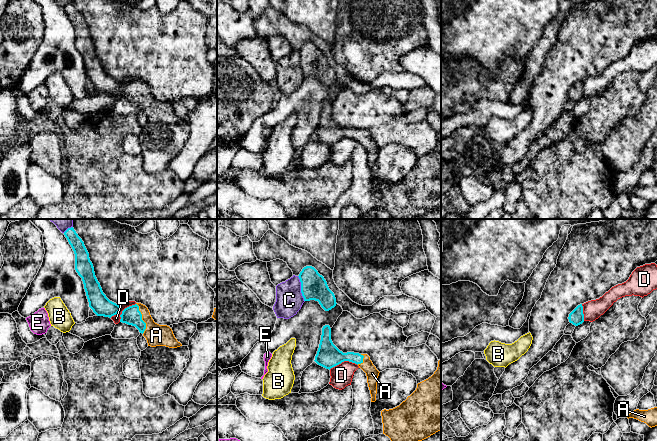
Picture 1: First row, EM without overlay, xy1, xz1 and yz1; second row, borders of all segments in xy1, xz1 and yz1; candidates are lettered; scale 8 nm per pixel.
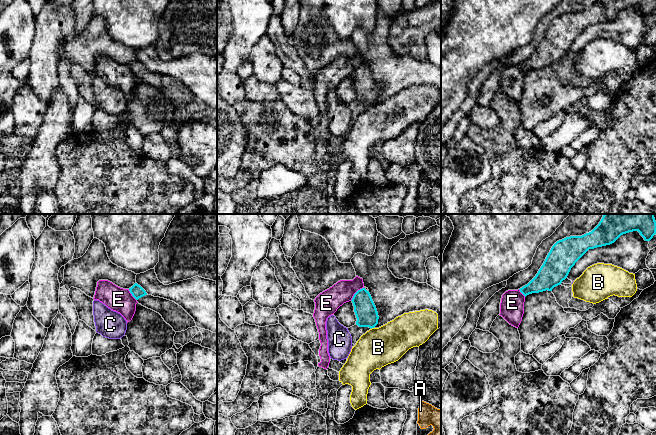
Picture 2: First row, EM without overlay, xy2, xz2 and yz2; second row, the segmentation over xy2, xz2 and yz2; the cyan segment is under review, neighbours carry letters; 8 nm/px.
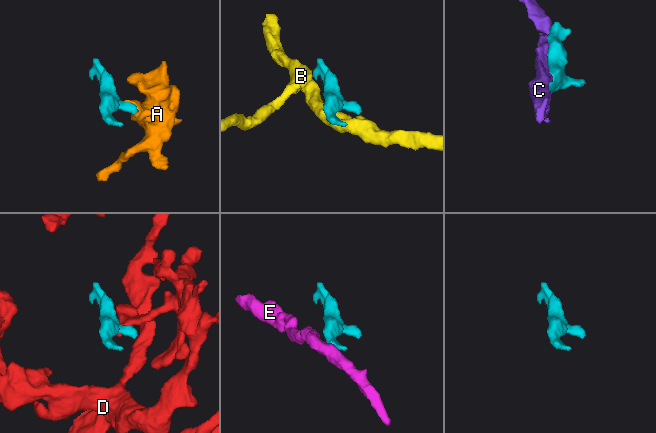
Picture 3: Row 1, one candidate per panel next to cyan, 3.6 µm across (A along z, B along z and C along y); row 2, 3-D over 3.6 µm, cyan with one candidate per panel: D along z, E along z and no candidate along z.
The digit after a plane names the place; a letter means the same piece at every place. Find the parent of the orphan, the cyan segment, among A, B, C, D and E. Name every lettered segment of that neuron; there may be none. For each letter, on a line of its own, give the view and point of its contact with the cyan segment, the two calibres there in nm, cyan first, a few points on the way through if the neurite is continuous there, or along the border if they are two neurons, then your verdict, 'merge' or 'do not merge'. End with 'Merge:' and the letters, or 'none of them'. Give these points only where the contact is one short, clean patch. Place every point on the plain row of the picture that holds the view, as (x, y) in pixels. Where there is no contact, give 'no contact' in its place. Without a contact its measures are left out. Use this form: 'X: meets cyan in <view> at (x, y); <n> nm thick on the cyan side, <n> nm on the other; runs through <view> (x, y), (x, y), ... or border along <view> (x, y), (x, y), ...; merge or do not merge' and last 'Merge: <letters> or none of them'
A: meets cyan in xy1 at (141, 94); 150 nm thick on the cyan side, 180 nm on the other; runs through xy1 (131, 91), (141, 94), (156, 111); merge
B: meets cyan in xz2 at (372, 103); 180 nm thick on the cyan side, 320 nm on the other; border along xz2 (373, 103), (371, 105); do not merge
C: meets cyan in xz1 at (301, 65); 200 nm thick on the cyan side, 220 nm on the other; do not merge
D: meets cyan in xy1 at (123, 86); 150 nm thick on the cyan side, 60 nm on the other; border along xy1 (135, 79), (121, 87), (119, 86), (110, 93); do not merge
E: meets cyan in xz2 at (355, 69); 180 nm thick on the cyan side, 190 nm on the other; border along xz2 (363, 63), (350, 76); do not merge
Merge: A

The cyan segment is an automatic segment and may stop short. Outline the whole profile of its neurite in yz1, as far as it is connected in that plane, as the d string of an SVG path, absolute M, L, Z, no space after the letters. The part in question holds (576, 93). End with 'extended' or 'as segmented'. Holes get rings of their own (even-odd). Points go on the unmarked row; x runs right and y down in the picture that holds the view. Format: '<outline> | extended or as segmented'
M582 80L578 81L570 90L569 98L575 102L578 102L584 98L583 82Z | as segmented

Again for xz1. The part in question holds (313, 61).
M306 42L299 50L301 69L304 77L318 77L325 87L336 82L334 69L329 65L326 56L312 42Z | as segmented

